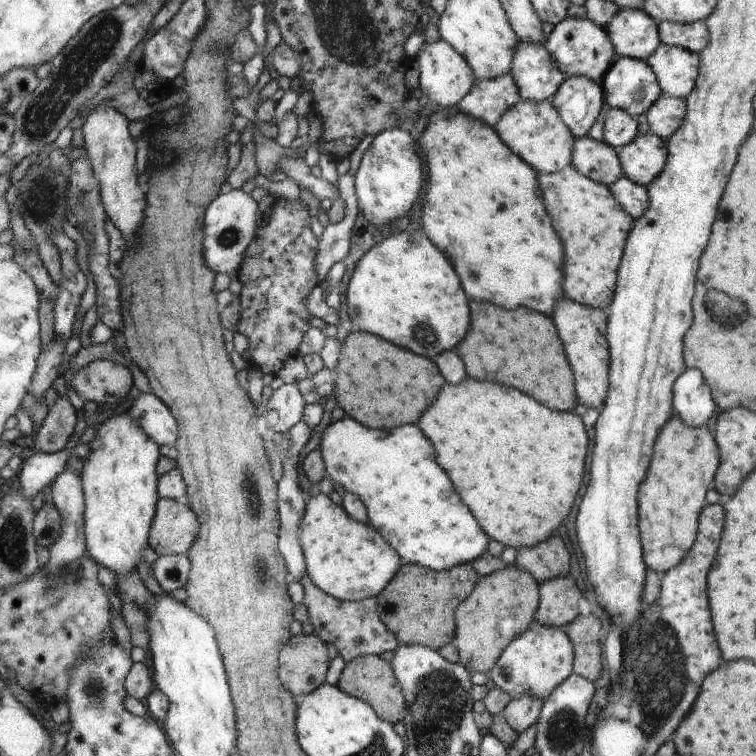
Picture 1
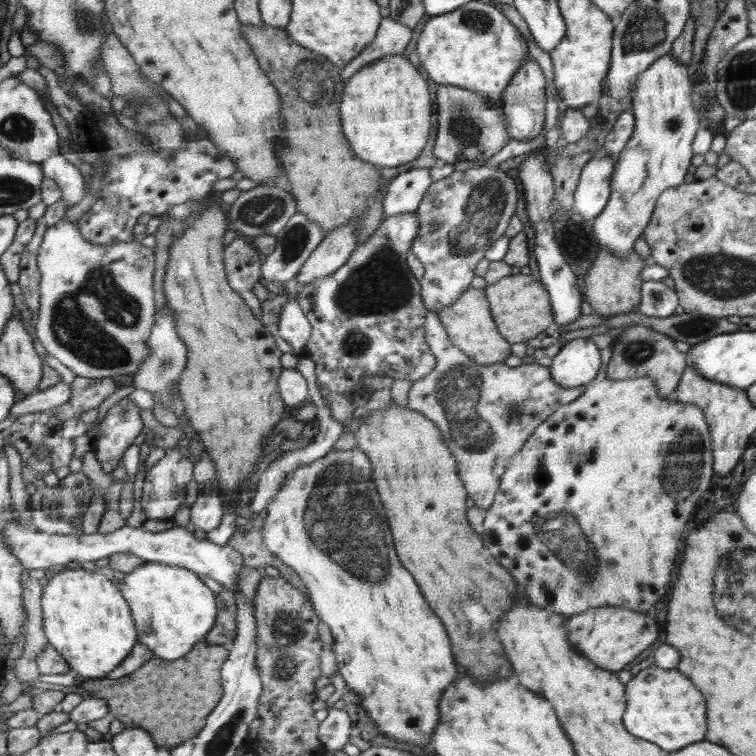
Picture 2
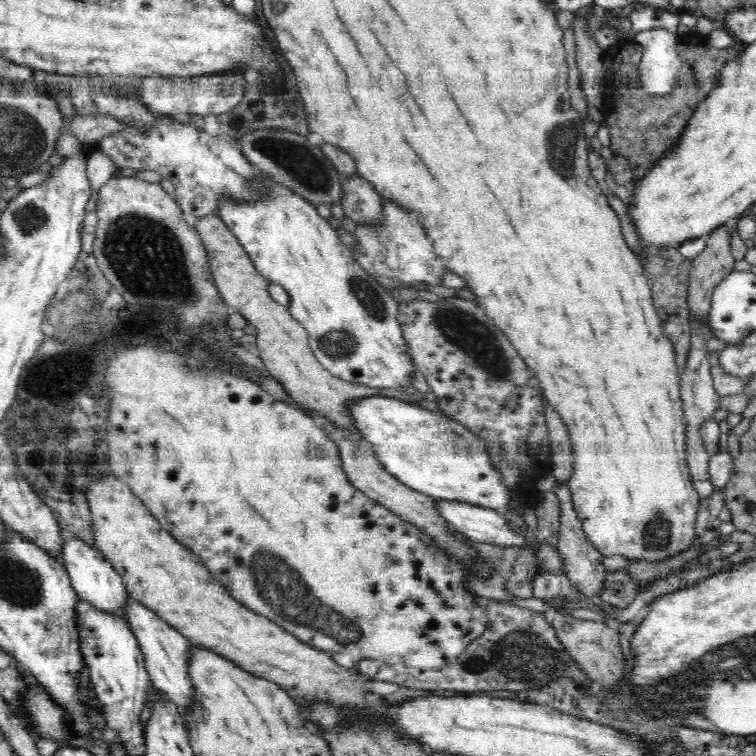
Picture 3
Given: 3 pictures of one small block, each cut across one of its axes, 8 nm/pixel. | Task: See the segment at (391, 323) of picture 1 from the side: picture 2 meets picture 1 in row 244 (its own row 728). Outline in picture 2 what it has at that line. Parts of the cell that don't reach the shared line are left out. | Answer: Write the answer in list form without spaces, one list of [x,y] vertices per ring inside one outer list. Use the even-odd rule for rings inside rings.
[[[358,447],[346,451],[332,451],[331,449],[322,458],[310,464],[303,464],[294,472],[287,474],[280,491],[258,518],[258,523],[262,530],[264,544],[268,547],[268,550],[280,558],[286,566],[290,566],[309,590],[311,604],[314,606],[316,614],[319,615],[322,622],[329,626],[331,634],[335,637],[333,651],[339,672],[346,681],[346,688],[362,699],[360,705],[366,709],[366,715],[376,725],[376,733],[382,732],[382,734],[400,742],[409,742],[424,747],[431,742],[436,724],[438,724],[438,702],[440,702],[444,690],[455,684],[458,672],[456,672],[456,664],[454,664],[454,658],[450,654],[450,642],[448,642],[448,636],[446,636],[446,630],[444,630],[440,618],[428,608],[428,603],[425,601],[415,578],[402,566],[397,557],[390,523],[383,502],[381,498],[378,498],[379,492],[376,492],[376,486],[372,482],[374,480],[372,474],[371,462],[363,450]]]

